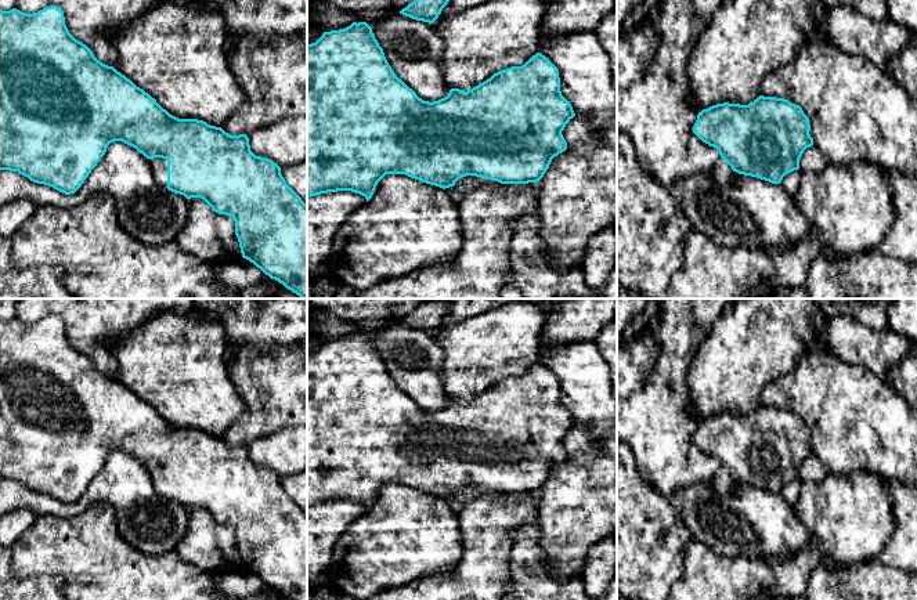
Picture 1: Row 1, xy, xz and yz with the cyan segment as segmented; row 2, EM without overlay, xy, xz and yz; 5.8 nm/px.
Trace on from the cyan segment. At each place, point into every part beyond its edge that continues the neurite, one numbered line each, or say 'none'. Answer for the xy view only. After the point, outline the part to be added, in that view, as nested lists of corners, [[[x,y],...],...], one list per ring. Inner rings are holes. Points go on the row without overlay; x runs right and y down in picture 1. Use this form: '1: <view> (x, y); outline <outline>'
1: xy (159, 476); outline [[[162,467],[149,469],[155,491],[159,496],[167,496],[167,470]]]

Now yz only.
1: yz (721, 481); outline [[[719,466],[714,477],[711,478],[712,488],[719,495],[726,495],[732,488],[732,477]]]

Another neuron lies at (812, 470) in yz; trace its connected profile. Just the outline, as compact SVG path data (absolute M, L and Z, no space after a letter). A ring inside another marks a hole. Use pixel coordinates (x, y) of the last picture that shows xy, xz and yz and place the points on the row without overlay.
M809 456L804 460L799 469L799 481L801 482L820 482L828 474L828 470L824 465L815 456Z

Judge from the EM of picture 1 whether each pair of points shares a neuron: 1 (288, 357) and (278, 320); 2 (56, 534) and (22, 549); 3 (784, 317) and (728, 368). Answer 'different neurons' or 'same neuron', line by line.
1: different neurons
2: same neuron
3: same neuron

